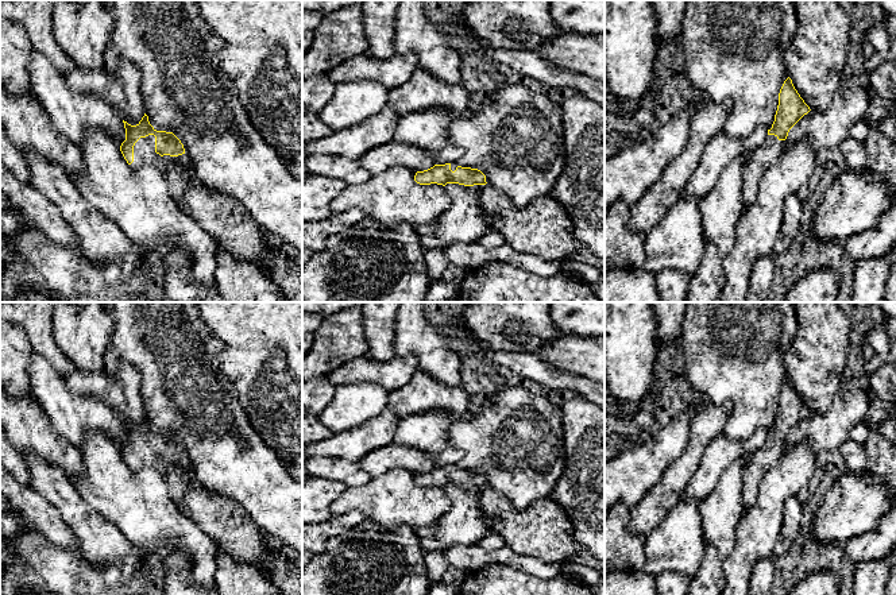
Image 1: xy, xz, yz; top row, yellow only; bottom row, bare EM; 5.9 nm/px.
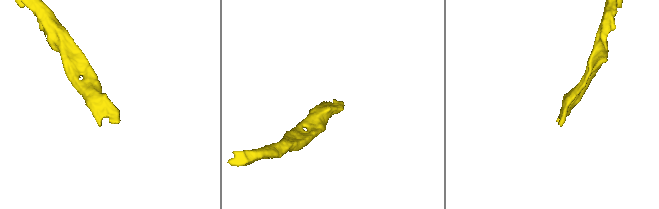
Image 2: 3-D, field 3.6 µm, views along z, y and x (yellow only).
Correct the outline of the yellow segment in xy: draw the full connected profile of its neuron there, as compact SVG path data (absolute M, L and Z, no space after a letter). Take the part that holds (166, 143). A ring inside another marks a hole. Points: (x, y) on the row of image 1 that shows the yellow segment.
M146 113L136 125L124 120L123 123L125 140L121 143L120 151L131 167L140 167L144 163L162 167L163 155L174 157L178 165L190 163L181 140L173 132L157 131Z

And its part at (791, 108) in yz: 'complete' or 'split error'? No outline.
split error

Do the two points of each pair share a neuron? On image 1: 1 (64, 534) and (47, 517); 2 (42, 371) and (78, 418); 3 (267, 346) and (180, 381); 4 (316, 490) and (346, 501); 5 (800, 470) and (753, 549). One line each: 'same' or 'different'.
1: same
2: same
3: different
4: different
5: same

